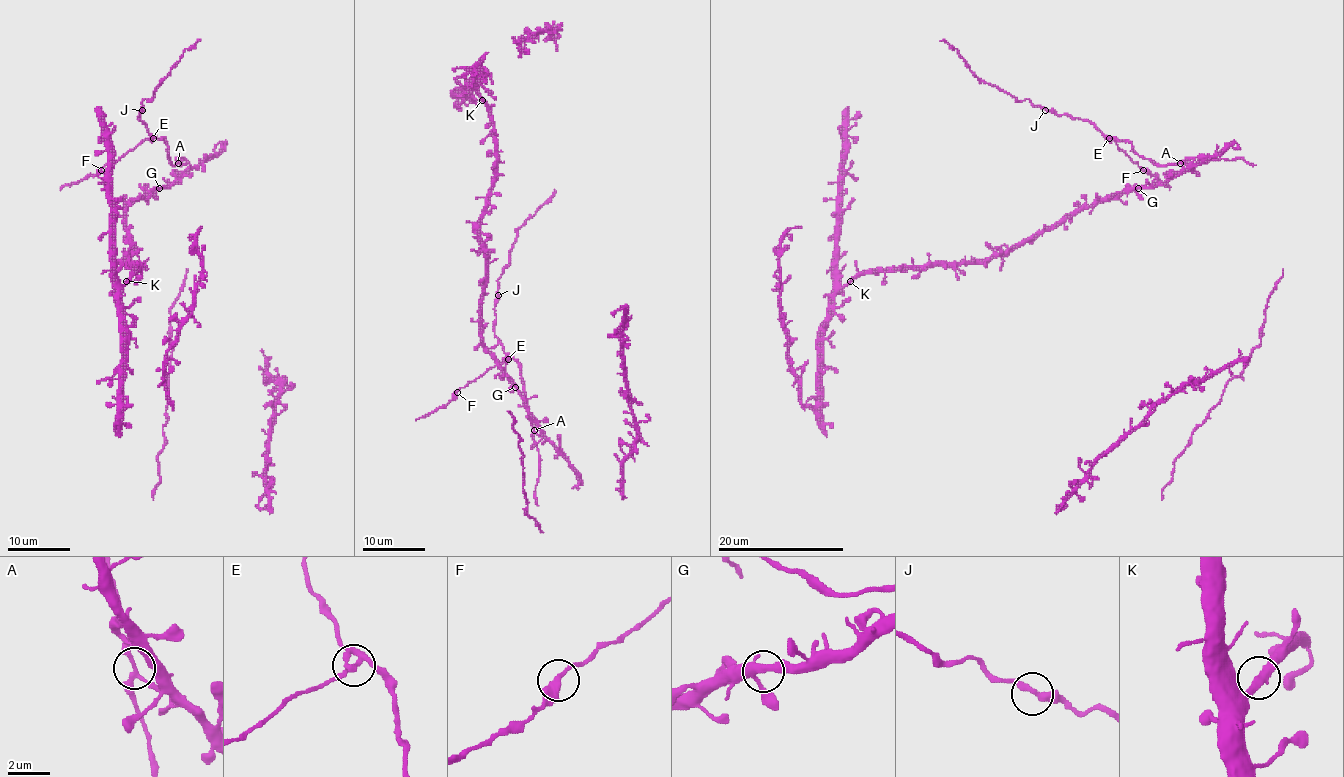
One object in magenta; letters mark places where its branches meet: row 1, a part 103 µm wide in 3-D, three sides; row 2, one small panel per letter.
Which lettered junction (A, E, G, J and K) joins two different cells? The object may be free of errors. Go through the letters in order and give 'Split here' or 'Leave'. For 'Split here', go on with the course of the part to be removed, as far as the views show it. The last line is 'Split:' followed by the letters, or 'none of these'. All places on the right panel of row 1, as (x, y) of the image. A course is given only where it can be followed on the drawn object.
A: Leave
E: Split here. Course of the part to remove: (1110, 138), (1133, 162), (1166, 184), (1169, 190)
G: Leave
J: Leave
K: Leave
Split: E

